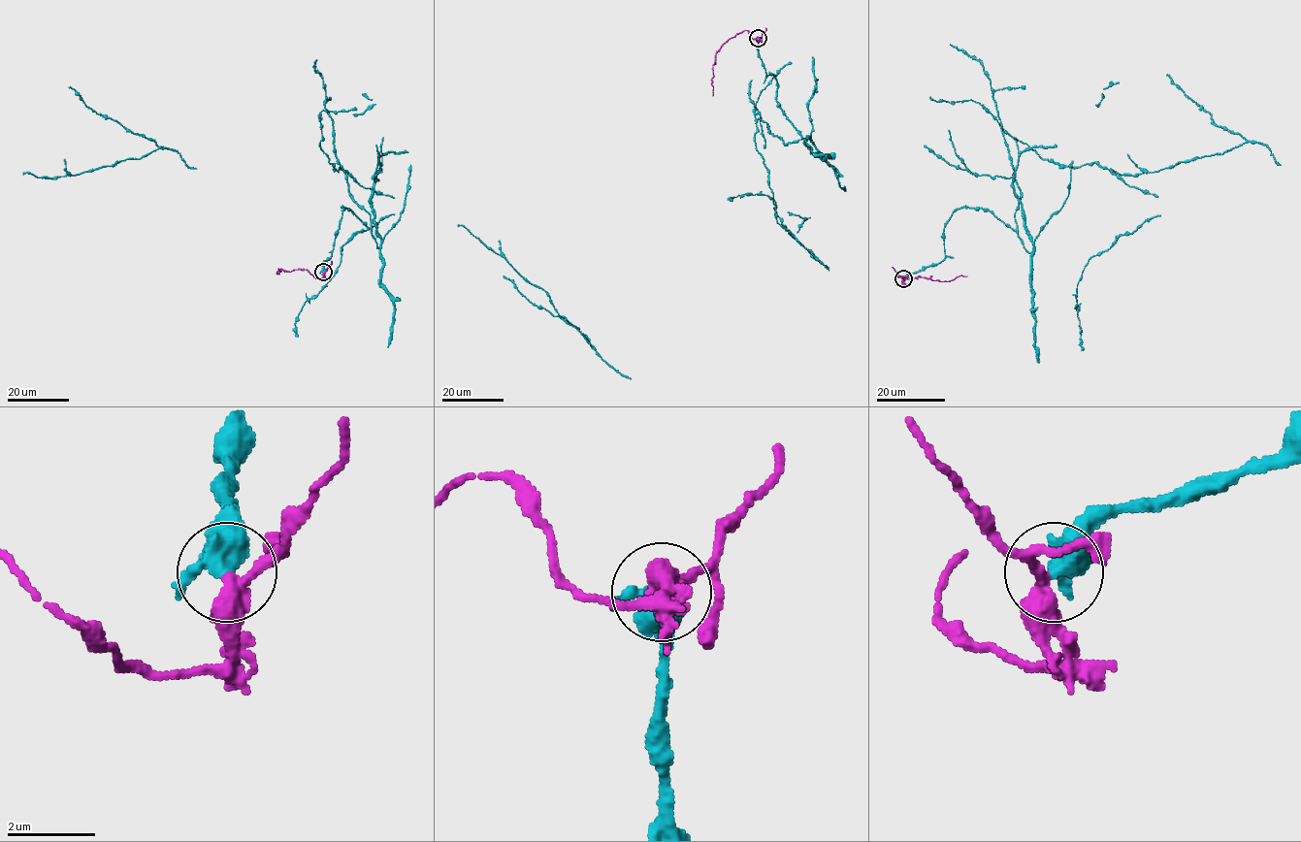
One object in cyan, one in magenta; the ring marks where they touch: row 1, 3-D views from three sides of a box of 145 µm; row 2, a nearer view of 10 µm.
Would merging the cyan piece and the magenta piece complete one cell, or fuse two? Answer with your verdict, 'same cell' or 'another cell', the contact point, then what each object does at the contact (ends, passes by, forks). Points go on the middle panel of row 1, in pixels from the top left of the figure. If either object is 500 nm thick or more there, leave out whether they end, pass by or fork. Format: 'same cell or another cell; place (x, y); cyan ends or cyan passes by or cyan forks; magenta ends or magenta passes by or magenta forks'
another cell; place (758, 38); cyan passes by; magenta passes by

